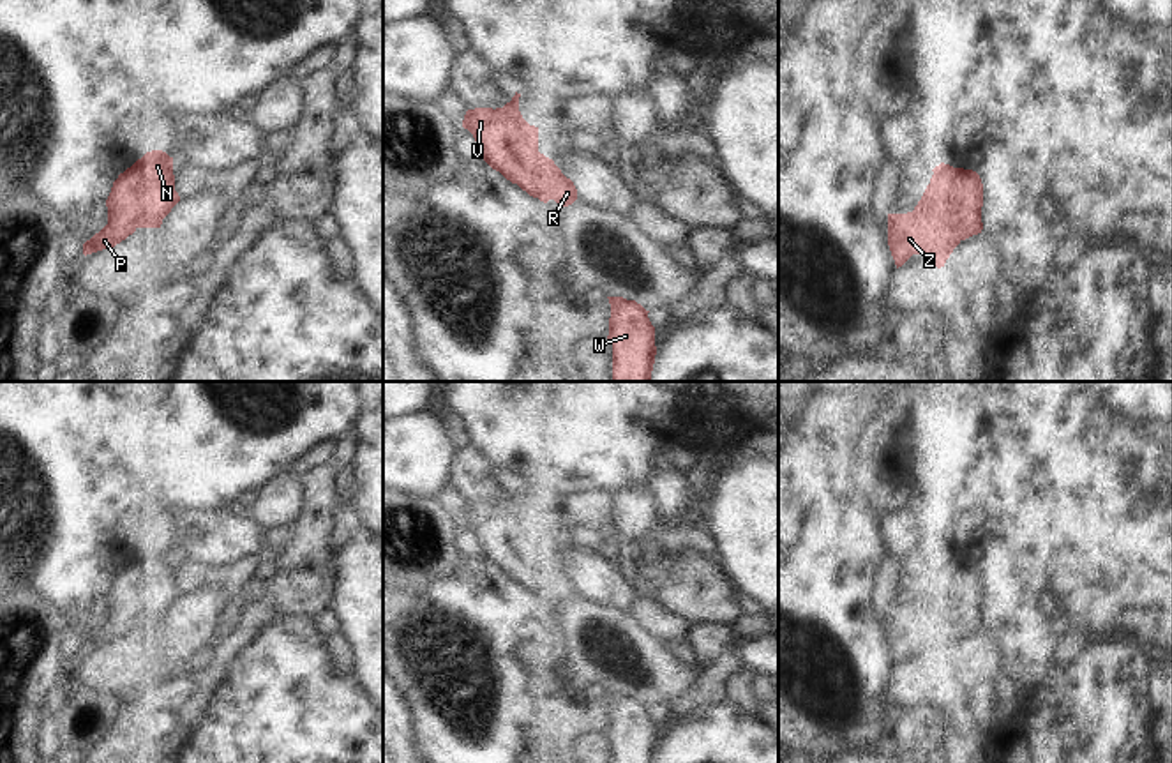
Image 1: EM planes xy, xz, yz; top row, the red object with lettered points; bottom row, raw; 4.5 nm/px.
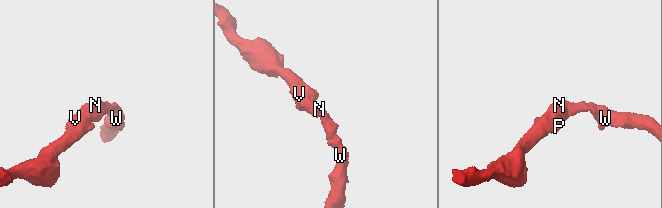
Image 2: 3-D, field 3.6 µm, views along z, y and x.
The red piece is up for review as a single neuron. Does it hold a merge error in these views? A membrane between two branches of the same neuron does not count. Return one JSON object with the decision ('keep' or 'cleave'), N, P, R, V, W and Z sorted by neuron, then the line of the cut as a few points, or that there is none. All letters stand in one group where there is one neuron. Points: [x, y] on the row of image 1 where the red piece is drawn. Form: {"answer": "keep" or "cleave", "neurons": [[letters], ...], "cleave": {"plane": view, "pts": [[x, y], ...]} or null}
{"answer": "keep", "neurons": [["N", "P", "R", "V", "W", "Z"]], "cleave": null}

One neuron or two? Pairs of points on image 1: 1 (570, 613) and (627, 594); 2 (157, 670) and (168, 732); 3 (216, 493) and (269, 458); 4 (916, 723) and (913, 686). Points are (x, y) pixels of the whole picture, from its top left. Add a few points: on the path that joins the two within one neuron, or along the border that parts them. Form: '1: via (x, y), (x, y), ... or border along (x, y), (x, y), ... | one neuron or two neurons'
1: border along (578, 592), (629, 611) | two neurons
2: border along (170, 700), (150, 705) | two neurons
3: via (228, 481), (251, 458), (256, 458) | one neuron
4: via (915, 714), (913, 695) | one neuron

